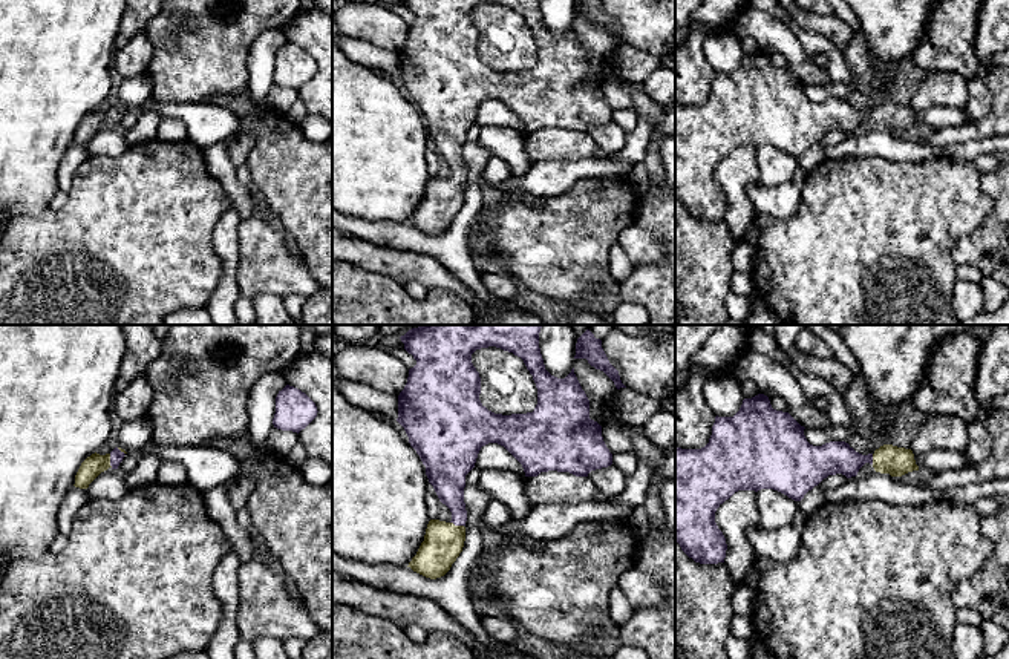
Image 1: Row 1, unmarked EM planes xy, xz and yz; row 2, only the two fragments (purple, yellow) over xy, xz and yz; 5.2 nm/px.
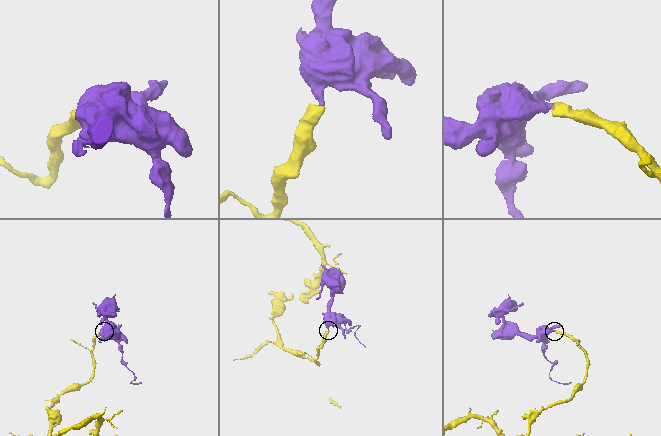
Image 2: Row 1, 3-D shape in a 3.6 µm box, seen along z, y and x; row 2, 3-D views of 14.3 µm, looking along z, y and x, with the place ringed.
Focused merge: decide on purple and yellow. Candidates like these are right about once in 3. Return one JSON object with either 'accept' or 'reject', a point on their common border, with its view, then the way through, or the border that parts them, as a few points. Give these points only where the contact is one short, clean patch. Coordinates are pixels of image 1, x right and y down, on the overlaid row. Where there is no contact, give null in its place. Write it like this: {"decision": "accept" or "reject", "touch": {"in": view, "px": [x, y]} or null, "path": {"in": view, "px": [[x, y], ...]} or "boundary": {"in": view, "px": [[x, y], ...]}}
{"decision": "accept", "touch": {"in": "xy", "px": [111, 460]}, "path": {"in": "xy", "px": [[117, 455], [111, 460], [92, 466]]}}

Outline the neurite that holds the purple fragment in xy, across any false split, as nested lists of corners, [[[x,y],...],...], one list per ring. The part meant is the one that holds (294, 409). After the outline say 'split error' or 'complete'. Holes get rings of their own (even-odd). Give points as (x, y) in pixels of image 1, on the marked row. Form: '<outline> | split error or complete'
[[[286,385],[276,397],[273,425],[299,434],[317,417],[317,412],[315,403],[305,392]]] | complete

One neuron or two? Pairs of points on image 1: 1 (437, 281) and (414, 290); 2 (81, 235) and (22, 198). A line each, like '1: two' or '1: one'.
1: two
2: two

